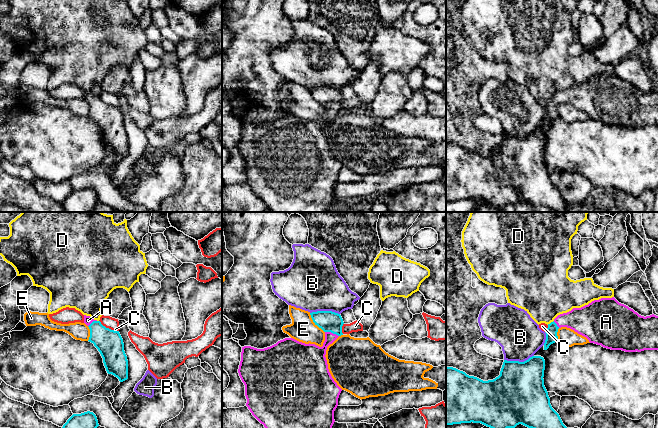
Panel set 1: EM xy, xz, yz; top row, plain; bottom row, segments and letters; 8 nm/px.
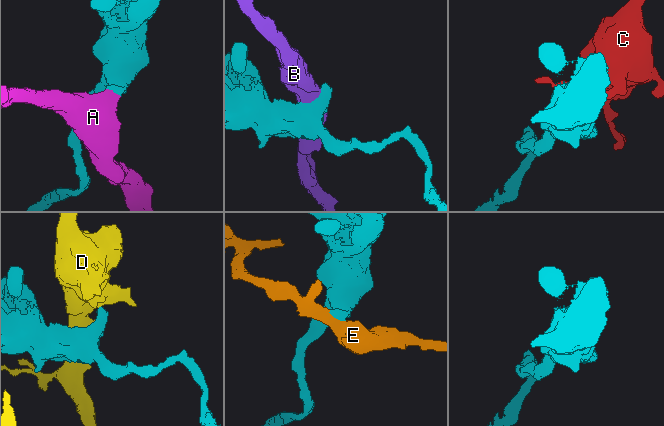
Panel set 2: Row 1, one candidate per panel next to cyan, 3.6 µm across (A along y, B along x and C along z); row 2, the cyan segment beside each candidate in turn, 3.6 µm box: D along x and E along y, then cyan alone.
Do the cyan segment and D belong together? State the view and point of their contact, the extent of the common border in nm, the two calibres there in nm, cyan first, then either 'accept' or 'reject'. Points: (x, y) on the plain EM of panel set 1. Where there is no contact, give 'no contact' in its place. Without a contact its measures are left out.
yz (551, 98) | 70 nm | 100/420 nm | reject

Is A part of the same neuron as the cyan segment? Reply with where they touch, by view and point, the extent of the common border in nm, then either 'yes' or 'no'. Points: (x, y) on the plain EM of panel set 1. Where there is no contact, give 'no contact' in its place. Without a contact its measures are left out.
xz (332, 108) | 120 nm | yes

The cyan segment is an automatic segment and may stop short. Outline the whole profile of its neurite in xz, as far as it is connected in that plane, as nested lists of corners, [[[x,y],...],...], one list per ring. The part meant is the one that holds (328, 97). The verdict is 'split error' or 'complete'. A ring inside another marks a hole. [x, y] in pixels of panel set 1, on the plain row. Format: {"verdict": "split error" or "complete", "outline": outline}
{"verdict": "split error", "outline": [[[317,87],[310,91],[315,101],[325,108],[322,123],[305,120],[293,114],[285,114],[264,125],[242,123],[238,149],[245,161],[246,182],[271,212],[329,212],[335,198],[334,187],[342,165],[332,154],[325,131],[327,123],[343,111],[344,98],[340,90],[332,87]]]}

